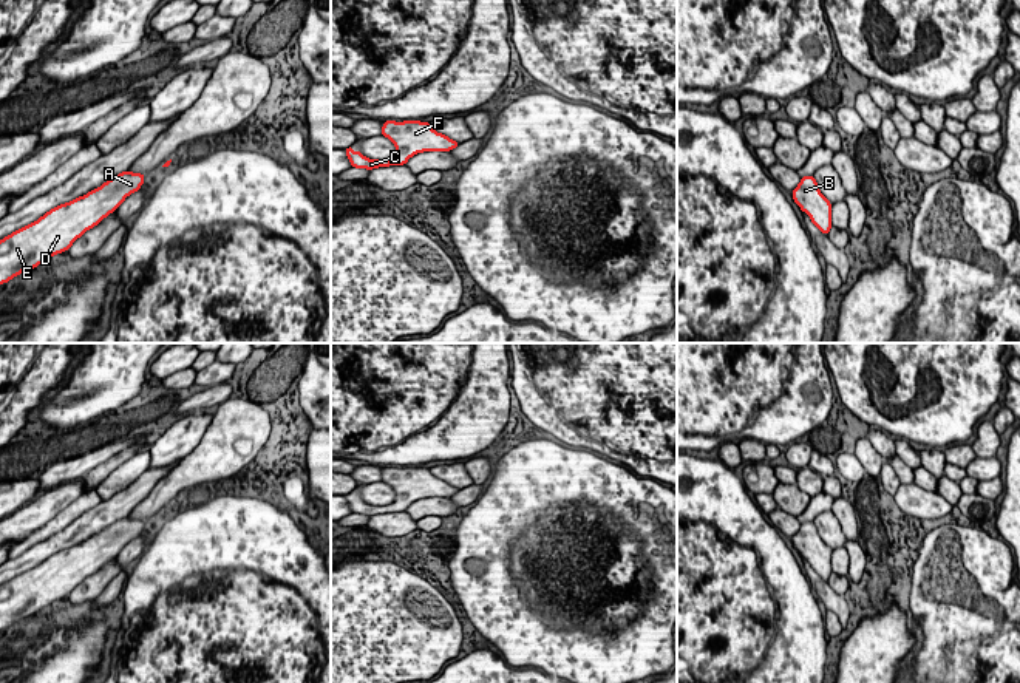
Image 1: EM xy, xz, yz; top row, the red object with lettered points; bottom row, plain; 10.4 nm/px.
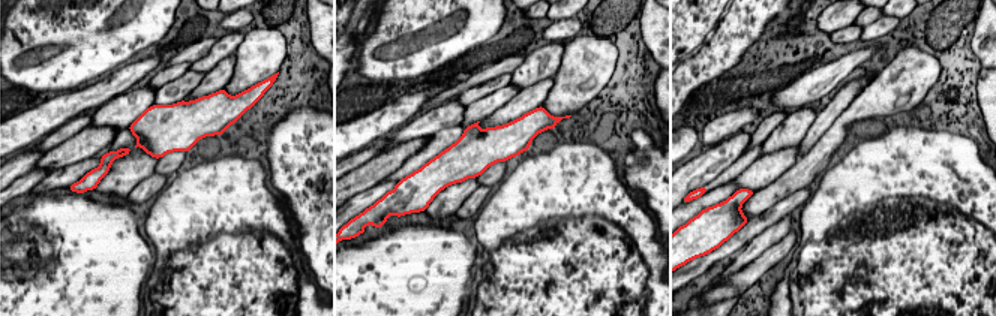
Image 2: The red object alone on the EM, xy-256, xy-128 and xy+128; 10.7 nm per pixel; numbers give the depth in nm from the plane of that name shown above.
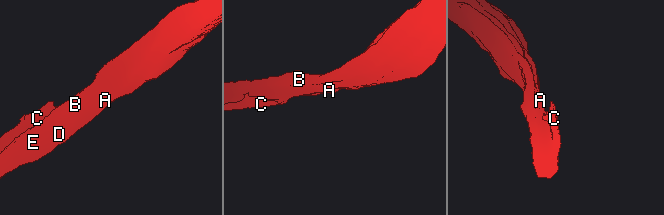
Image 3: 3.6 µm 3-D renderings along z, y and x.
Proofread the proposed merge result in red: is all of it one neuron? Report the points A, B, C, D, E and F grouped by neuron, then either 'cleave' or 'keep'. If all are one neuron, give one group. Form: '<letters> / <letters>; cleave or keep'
A B C D E F; keep

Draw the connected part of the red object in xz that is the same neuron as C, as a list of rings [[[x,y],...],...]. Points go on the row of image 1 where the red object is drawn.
[[[385,121],[382,134],[396,145],[396,155],[388,159],[369,159],[362,151],[354,151],[352,145],[345,148],[351,167],[379,168],[389,165],[403,165],[417,153],[423,151],[451,151],[459,142],[431,128],[430,122],[420,121]]]

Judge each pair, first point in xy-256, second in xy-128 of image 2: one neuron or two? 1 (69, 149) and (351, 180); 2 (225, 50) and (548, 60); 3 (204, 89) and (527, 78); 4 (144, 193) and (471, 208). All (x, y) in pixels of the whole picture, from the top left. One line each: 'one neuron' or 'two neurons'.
1: one neuron
2: one neuron
3: two neurons
4: one neuron

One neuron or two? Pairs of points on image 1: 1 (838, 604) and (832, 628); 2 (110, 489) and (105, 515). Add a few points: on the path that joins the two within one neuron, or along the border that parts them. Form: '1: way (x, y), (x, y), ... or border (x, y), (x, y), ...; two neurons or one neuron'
1: border (827, 609), (836, 615), (843, 628); two neurons
2: border (138, 476), (102, 501); two neurons

